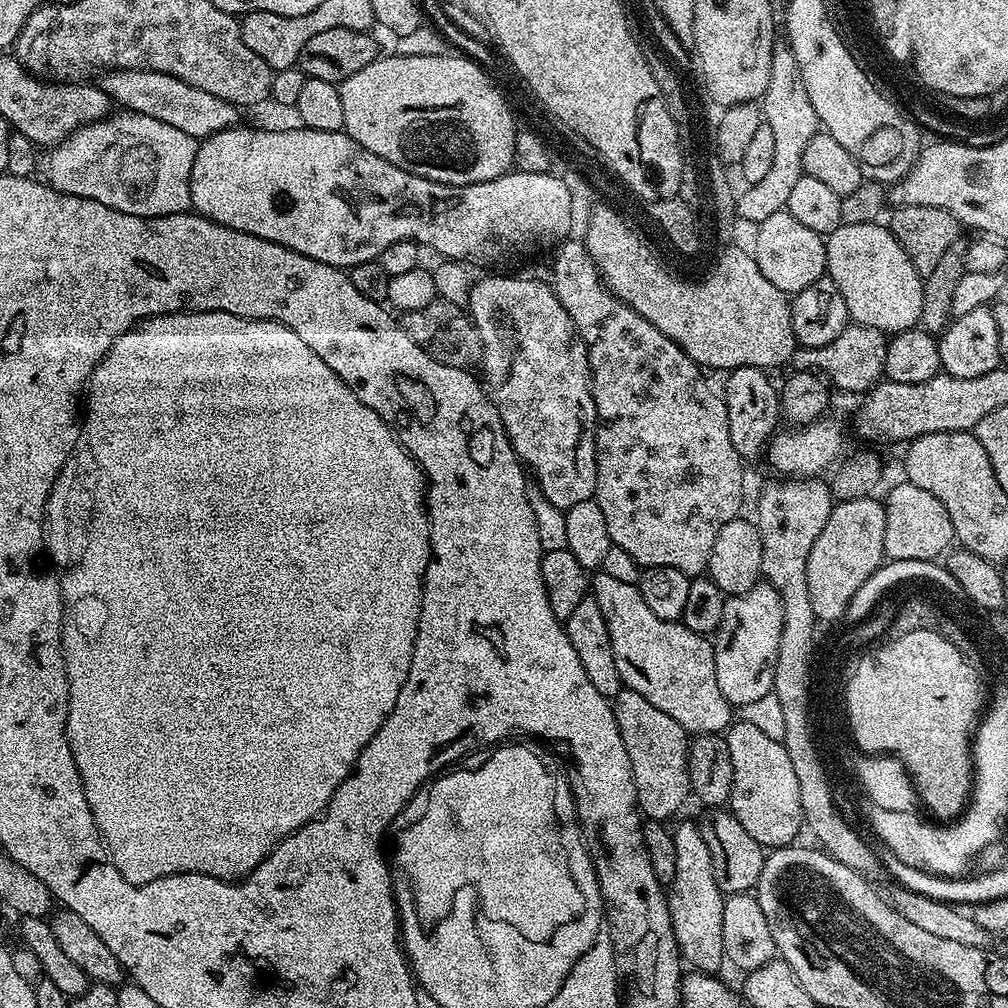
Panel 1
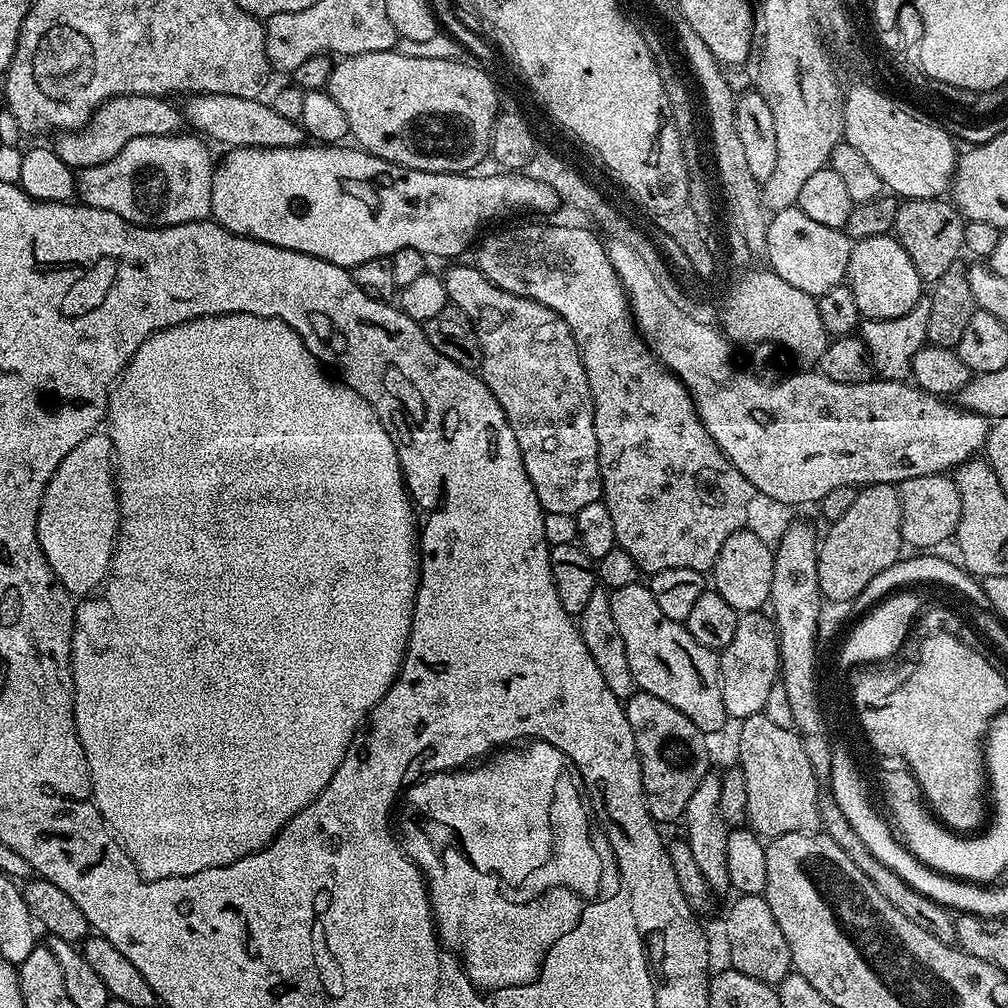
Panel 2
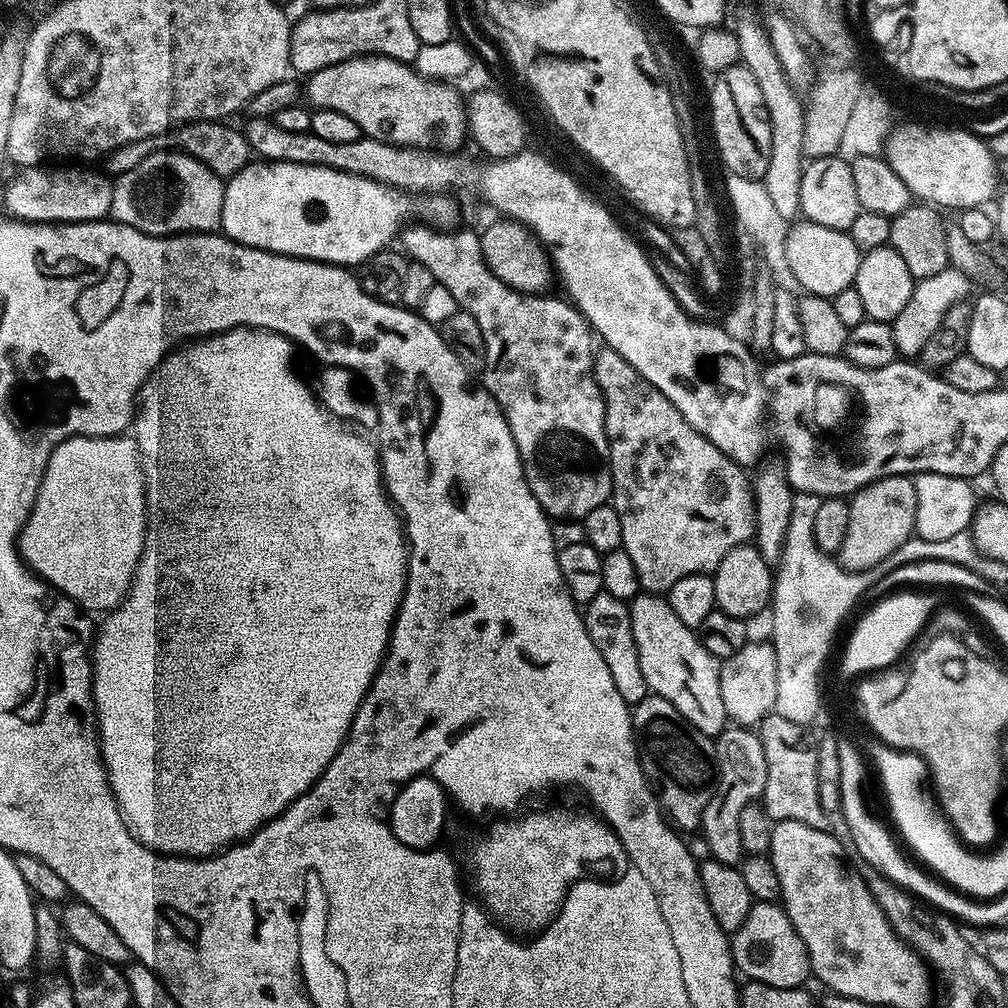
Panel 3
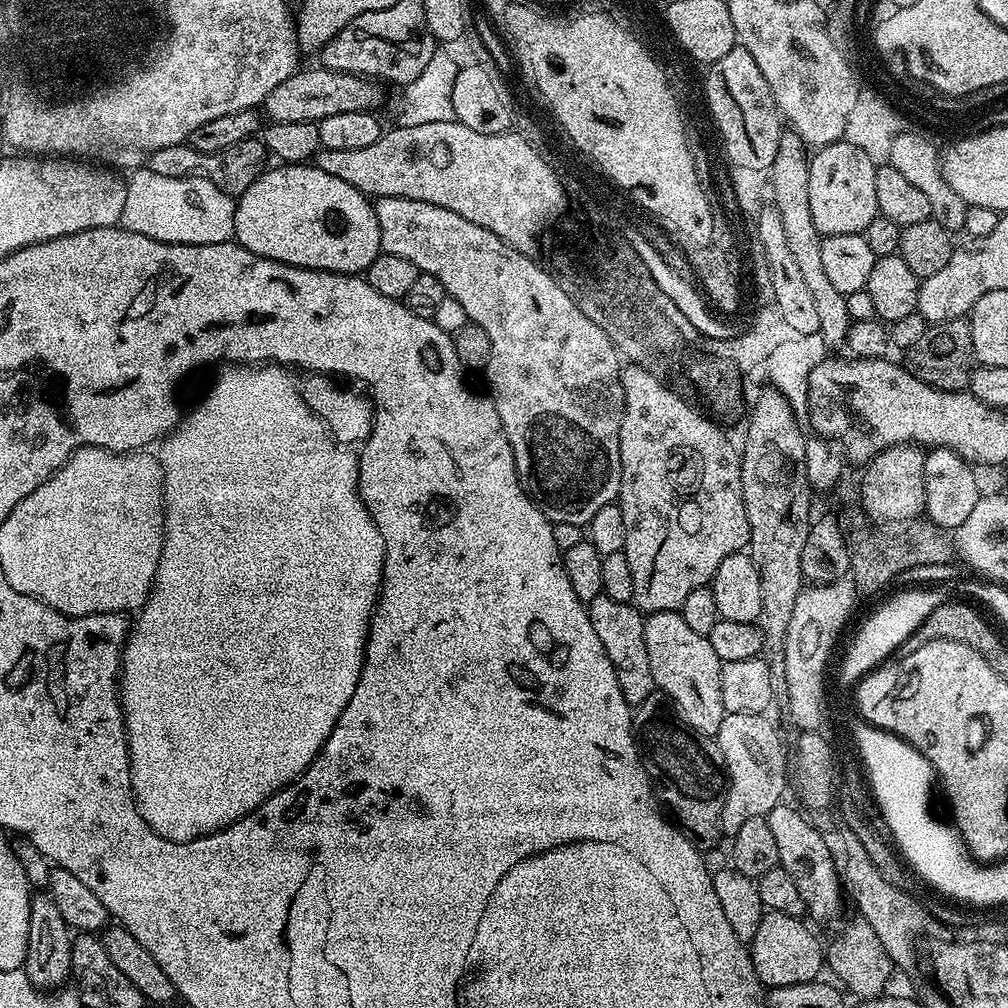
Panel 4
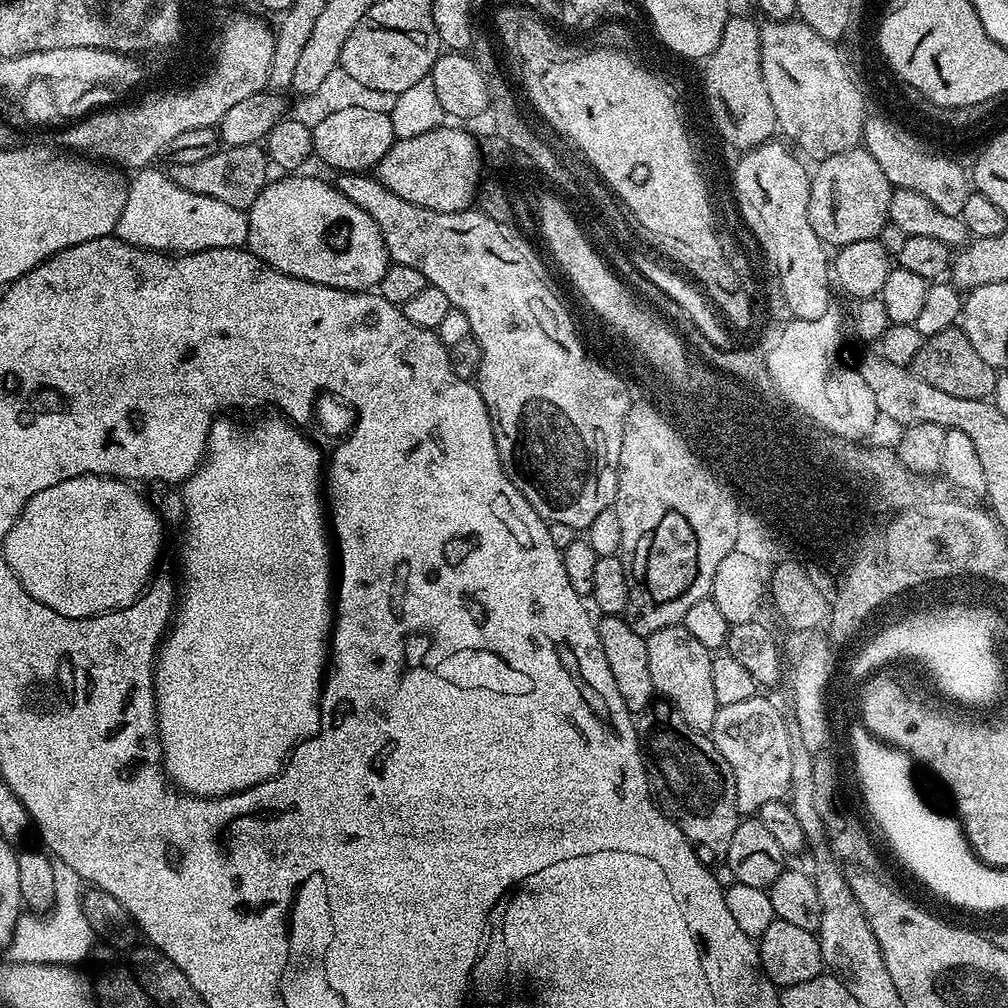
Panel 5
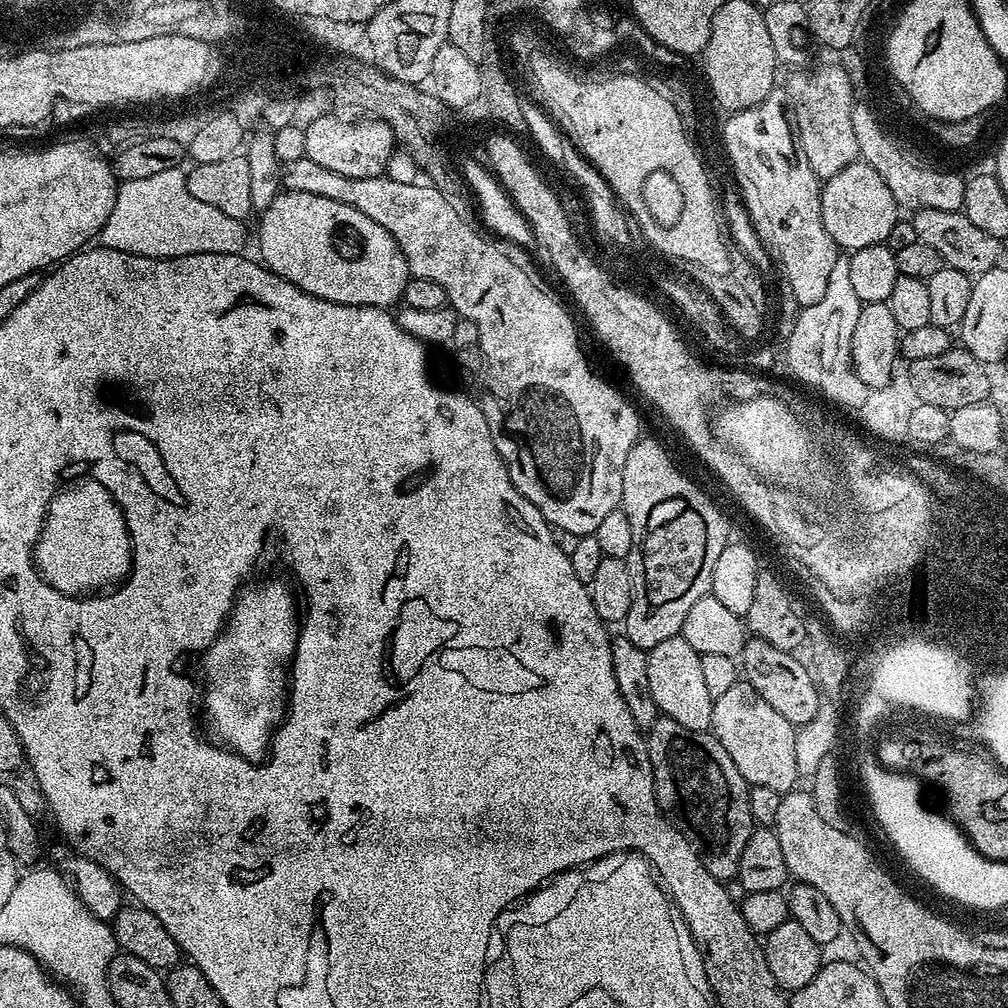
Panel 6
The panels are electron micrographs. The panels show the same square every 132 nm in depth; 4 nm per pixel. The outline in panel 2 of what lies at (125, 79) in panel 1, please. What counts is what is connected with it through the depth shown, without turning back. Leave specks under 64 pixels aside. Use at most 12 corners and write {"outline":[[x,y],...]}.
{"outline":[[232,94],[183,101],[184,123],[234,148],[299,148],[306,133],[271,103]]}

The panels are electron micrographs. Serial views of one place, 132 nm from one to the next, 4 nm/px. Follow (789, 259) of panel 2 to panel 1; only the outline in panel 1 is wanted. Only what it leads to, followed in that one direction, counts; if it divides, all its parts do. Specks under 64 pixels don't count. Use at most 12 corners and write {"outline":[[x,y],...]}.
{"outline":[[786,210],[758,226],[758,270],[795,294],[825,279],[826,240]]}

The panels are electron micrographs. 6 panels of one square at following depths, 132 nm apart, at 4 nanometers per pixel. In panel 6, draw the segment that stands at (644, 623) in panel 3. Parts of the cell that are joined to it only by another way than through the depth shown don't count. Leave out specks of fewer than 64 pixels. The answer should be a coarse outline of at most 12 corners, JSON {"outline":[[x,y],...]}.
{"outline":[[681,635],[647,649],[657,709],[709,731],[714,697]]}

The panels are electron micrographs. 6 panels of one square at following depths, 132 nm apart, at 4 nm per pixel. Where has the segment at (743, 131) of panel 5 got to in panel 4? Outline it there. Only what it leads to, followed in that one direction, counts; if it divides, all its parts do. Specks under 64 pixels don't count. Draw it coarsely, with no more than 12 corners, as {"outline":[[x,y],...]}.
{"outline":[[737,46],[706,80],[722,80],[748,146],[767,173],[782,117],[758,62]]}

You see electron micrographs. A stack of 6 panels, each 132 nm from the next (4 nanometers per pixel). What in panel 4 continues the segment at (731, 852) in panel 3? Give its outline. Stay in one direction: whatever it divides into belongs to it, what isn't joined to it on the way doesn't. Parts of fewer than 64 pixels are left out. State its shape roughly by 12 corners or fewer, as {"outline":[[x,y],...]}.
{"outline":[[727,713],[721,833],[785,799],[790,756],[767,715]]}

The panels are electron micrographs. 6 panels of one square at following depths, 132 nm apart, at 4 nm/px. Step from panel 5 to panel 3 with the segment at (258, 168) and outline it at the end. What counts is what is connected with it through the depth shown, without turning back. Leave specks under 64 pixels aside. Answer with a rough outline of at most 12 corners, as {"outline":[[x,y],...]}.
{"outline":[[195,120],[109,152],[115,178],[142,158],[175,150],[214,174],[238,174],[253,155],[231,123]]}

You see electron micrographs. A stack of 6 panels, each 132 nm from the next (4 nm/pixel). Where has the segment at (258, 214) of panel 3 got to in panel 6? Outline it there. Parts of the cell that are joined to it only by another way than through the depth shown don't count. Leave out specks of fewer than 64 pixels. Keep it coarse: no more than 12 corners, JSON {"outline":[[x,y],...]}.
{"outline":[[282,190],[269,272],[346,306],[399,305],[410,273],[354,206]]}

